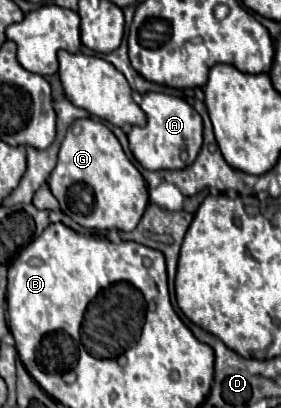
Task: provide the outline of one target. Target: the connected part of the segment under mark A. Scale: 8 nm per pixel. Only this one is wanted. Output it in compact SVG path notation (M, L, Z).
M146 93L140 107L146 113L148 123L146 127L132 127L128 131L130 151L134 159L148 171L172 171L192 165L202 147L202 117L198 111L184 99L166 93Z

